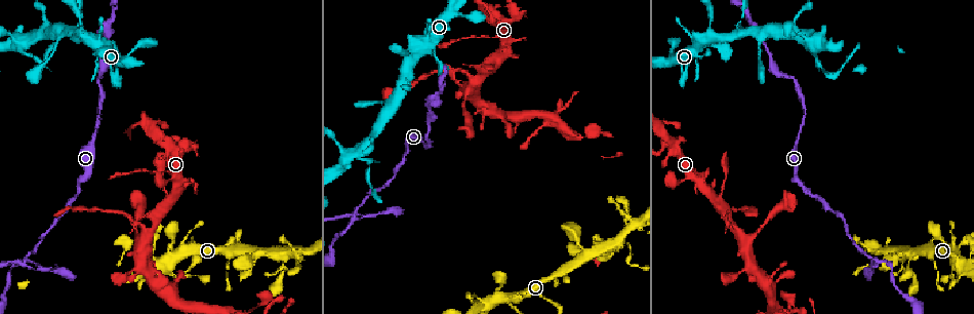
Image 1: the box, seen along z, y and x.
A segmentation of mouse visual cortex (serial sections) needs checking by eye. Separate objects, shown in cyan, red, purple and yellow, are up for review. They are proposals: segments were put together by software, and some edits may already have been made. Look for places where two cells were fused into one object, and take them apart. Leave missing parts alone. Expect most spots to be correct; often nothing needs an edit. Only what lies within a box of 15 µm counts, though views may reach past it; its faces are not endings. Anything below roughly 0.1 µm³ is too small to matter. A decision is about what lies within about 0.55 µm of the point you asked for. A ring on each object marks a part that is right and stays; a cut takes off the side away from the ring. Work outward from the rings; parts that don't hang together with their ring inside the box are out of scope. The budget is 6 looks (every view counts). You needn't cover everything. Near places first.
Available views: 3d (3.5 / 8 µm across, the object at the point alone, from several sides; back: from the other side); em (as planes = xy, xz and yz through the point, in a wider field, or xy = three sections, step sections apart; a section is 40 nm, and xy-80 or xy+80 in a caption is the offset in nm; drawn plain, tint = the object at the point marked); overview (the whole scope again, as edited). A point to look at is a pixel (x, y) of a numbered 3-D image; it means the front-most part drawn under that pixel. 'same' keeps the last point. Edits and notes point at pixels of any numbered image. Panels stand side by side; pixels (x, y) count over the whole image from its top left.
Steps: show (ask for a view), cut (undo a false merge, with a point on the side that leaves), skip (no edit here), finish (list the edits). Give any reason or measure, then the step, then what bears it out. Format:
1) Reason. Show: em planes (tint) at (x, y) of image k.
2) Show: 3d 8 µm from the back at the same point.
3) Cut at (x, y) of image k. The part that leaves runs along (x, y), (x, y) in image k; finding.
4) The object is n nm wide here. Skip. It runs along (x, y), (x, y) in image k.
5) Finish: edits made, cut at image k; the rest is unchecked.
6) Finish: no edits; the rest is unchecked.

Abrupt turn. Show: 3d 8 µm at (281, 254) of image 1.

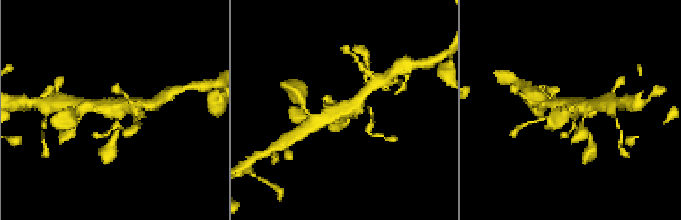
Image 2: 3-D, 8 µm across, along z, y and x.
Show: 3d 3.5 µm at (116, 110) of image 2.

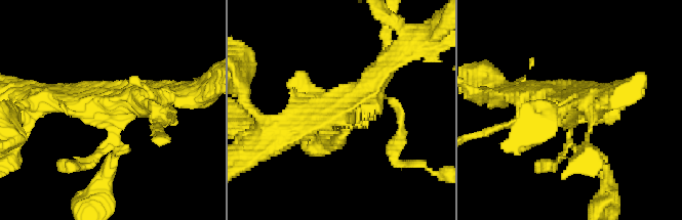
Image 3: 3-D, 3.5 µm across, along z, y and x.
Show: em xy step 3 (tint) at (342, 104) of image 3.

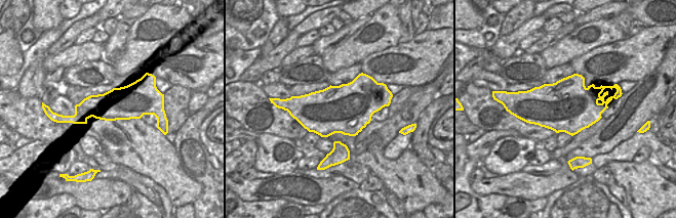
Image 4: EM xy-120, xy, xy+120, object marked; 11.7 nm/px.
Skip. One cell here.

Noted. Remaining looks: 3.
Abrupt turn. Show: 3d 3.5 µm at (172, 275) of image 1.

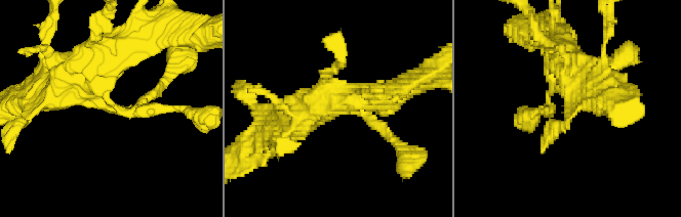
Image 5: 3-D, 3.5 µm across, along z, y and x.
The arms are 150, 500 nm wide; need the tissue. Show: em xy step 3 (tint) at (106, 108) of image 5.

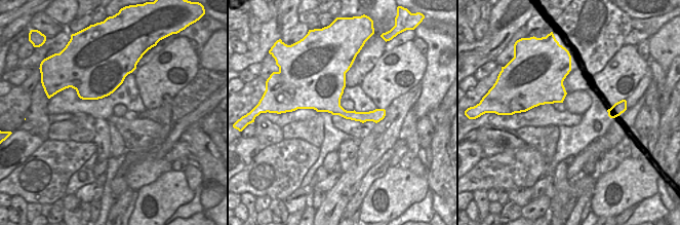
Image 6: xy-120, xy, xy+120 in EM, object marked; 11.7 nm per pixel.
Skip. One cell here.

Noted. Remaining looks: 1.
Four or more arms meet. Show: 3d 3.5 µm at (355, 219) of image 1.

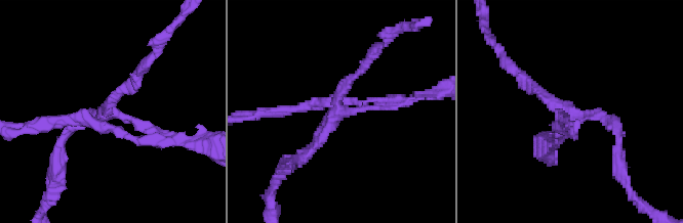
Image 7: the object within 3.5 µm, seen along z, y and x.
Cut at (63, 122) of image 7. The part that leaves runs along (161, 139), (211, 142) in image 7; two cells meet here.

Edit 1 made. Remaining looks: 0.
Finish: edits made, cut at image 7; the rest is unchecked.

